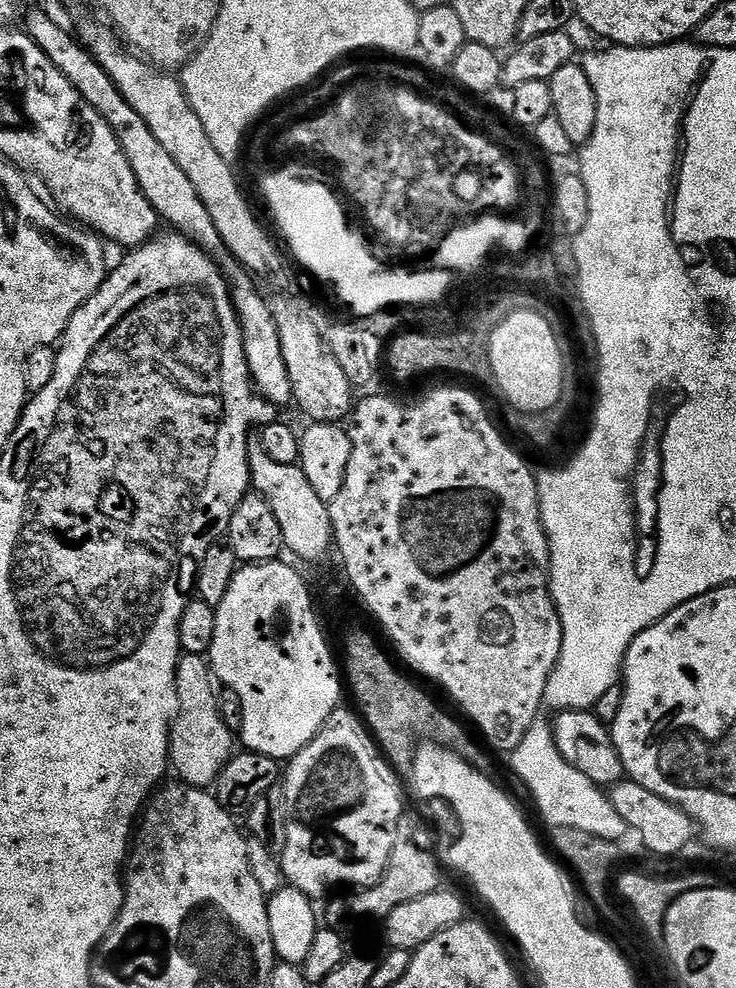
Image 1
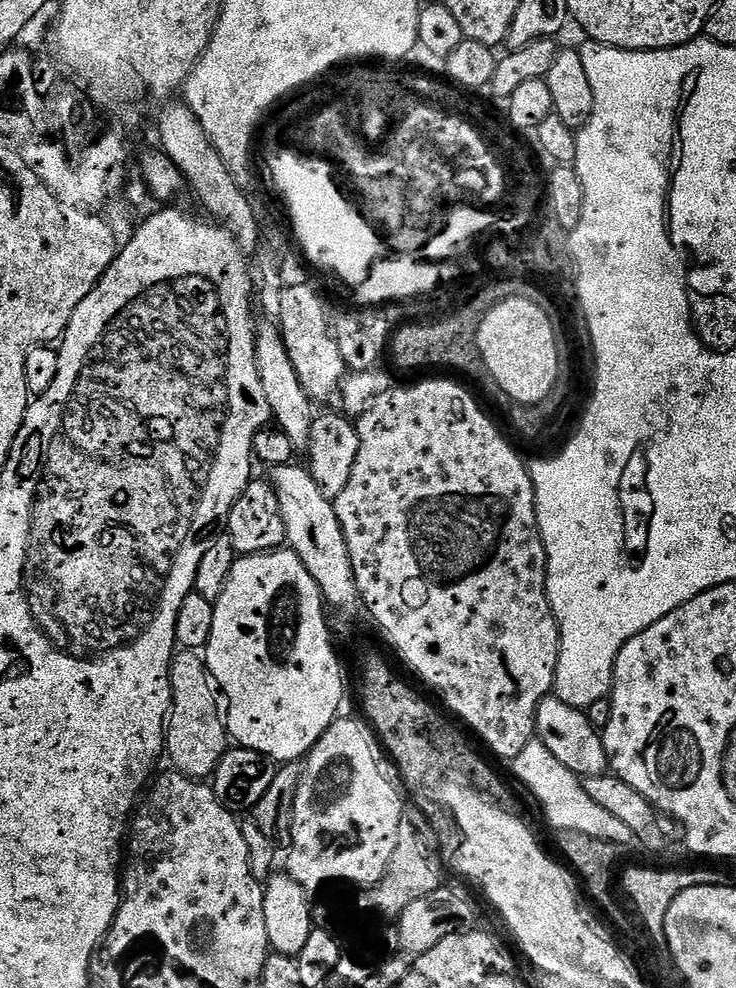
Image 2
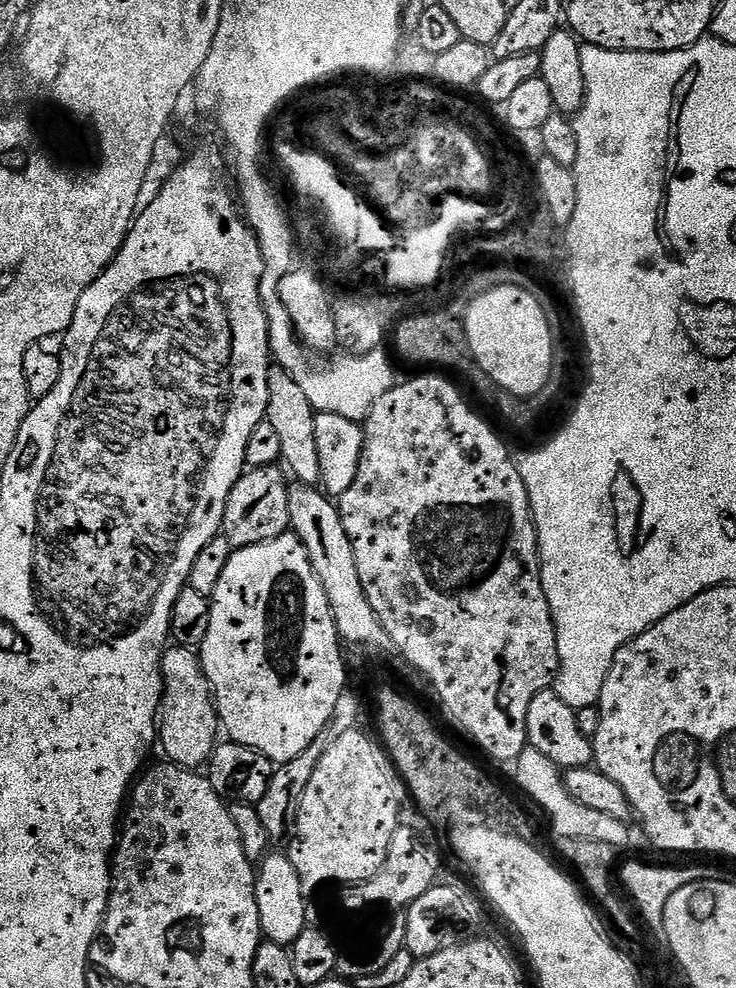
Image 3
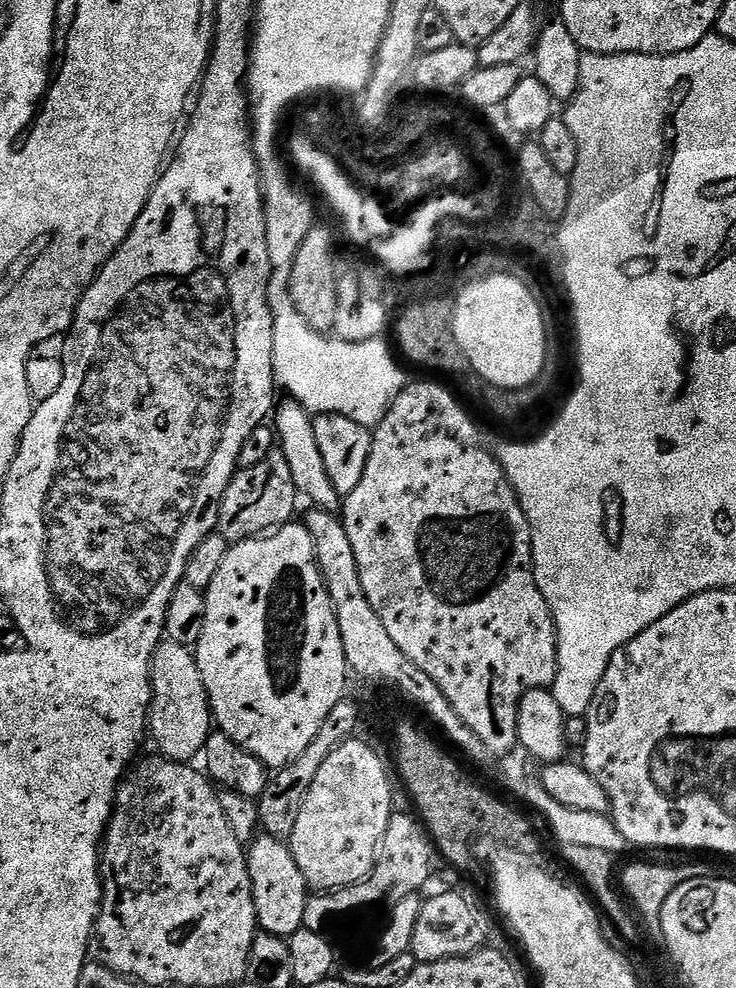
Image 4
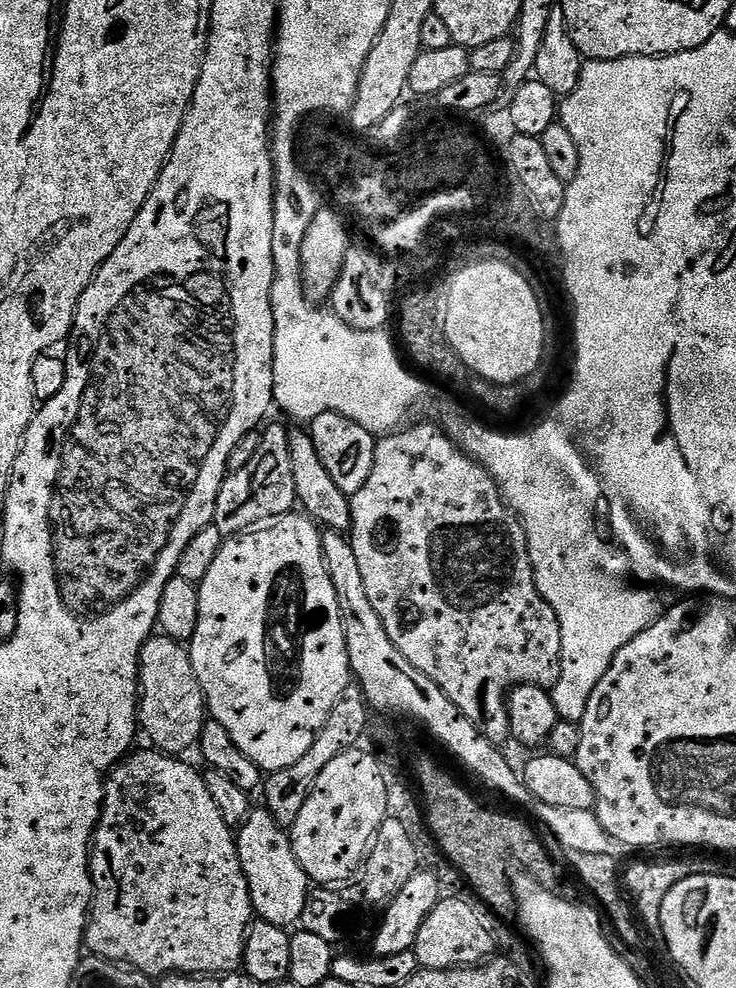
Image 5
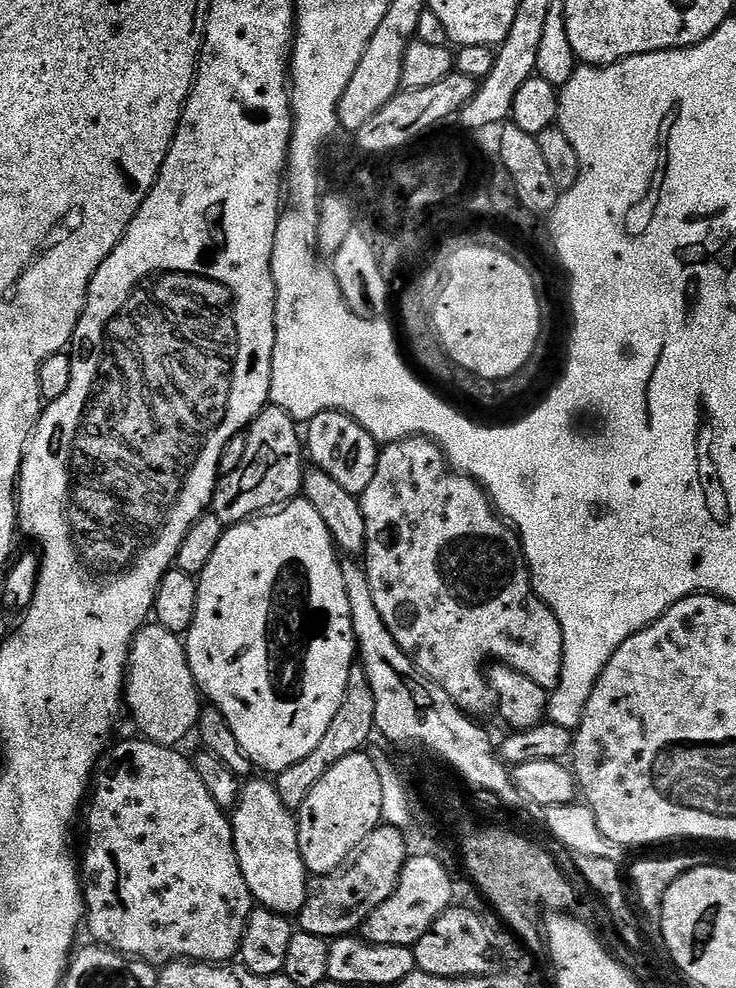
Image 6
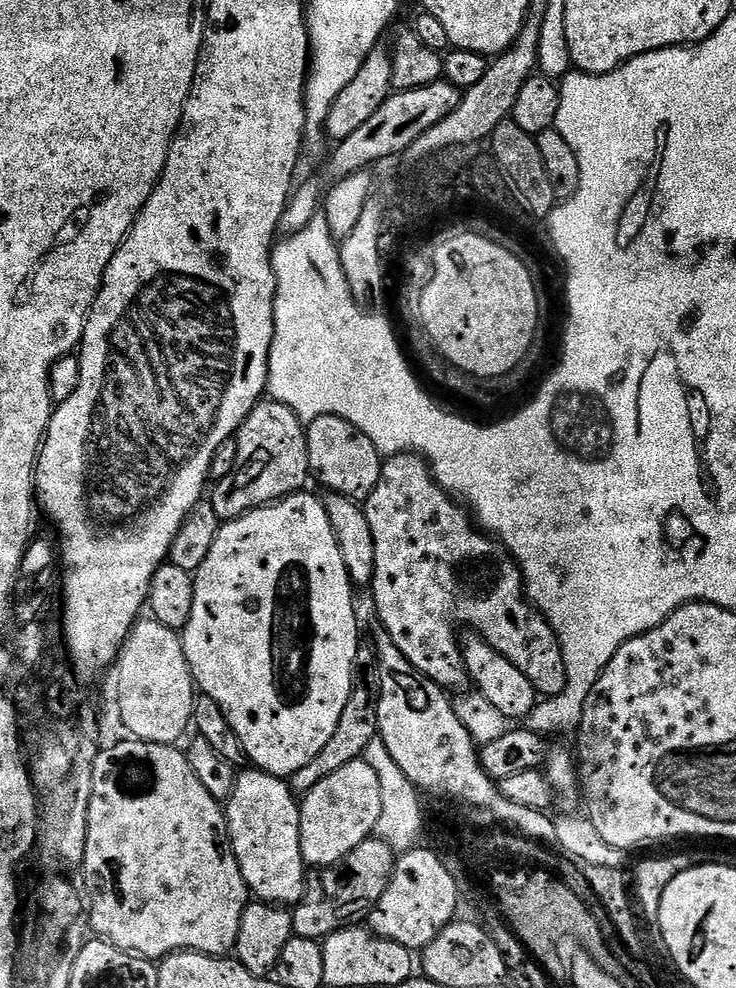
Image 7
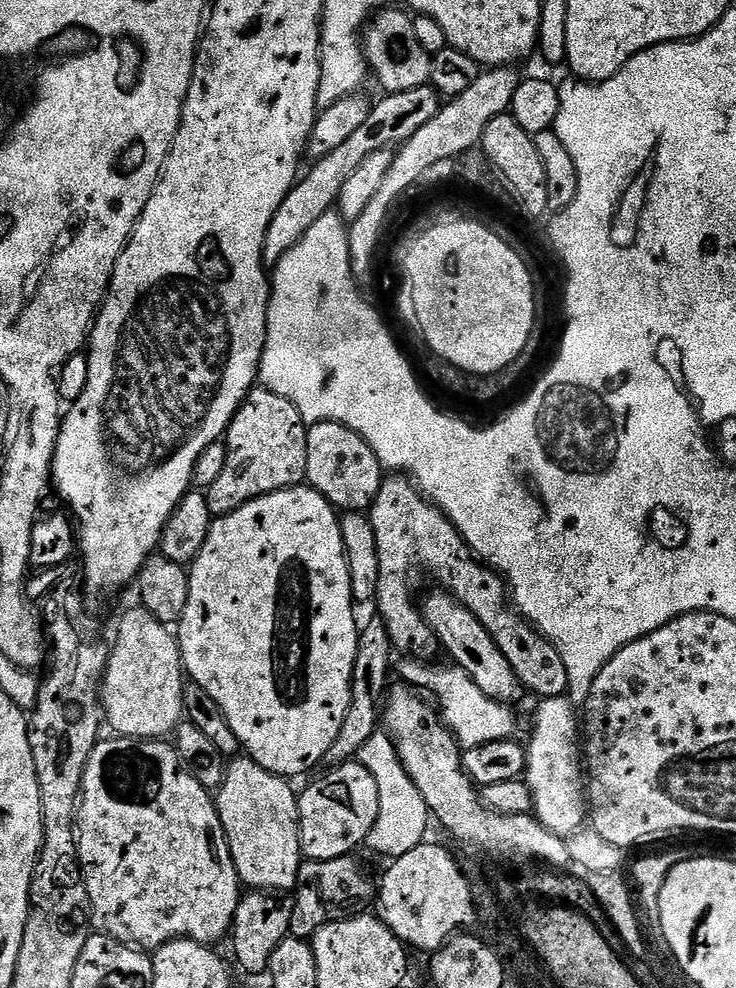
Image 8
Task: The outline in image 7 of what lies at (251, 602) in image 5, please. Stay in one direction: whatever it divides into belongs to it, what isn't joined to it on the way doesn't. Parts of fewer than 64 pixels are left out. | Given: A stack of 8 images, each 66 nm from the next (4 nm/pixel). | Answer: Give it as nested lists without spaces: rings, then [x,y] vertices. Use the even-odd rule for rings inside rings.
[[[308,490],[298,491],[264,508],[255,508],[253,512],[247,512],[236,520],[221,523],[218,538],[214,538],[214,546],[210,546],[210,554],[206,554],[206,562],[202,562],[194,574],[194,610],[190,610],[190,622],[182,629],[186,662],[197,689],[218,702],[222,714],[226,714],[226,722],[234,726],[234,734],[238,734],[238,742],[242,742],[245,757],[249,761],[253,760],[256,763],[253,765],[259,771],[291,778],[320,753],[330,738],[334,738],[334,730],[338,730],[342,710],[346,710],[346,702],[354,687],[354,658],[362,643],[356,608],[352,605],[352,592],[354,585],[348,577],[346,562],[342,562],[342,550],[338,550],[334,530],[330,530],[330,518],[326,518],[323,499],[319,495],[311,496]]]

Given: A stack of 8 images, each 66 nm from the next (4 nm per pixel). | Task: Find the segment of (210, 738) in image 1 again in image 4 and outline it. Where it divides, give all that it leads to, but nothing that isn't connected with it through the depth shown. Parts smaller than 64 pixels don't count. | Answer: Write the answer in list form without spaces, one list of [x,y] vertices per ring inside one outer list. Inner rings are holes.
[[[165,639],[156,647],[156,653],[152,659],[152,706],[148,714],[148,728],[151,739],[153,736],[157,746],[160,747],[159,755],[177,762],[192,762],[195,756],[197,759],[203,753],[204,743],[214,731],[212,706],[208,703],[206,686],[198,670],[196,653],[193,649],[170,639]]]

